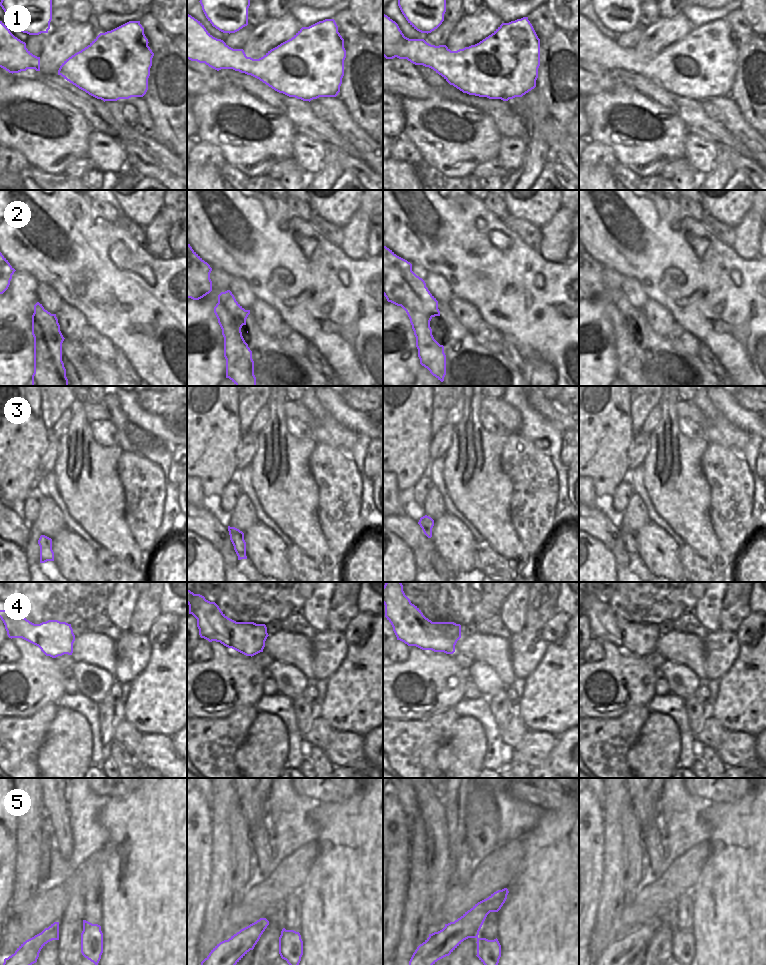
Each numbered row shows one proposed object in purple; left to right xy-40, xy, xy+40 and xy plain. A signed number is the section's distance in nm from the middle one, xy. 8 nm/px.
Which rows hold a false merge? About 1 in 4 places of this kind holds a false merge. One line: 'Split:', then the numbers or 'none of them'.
Split: none of them

